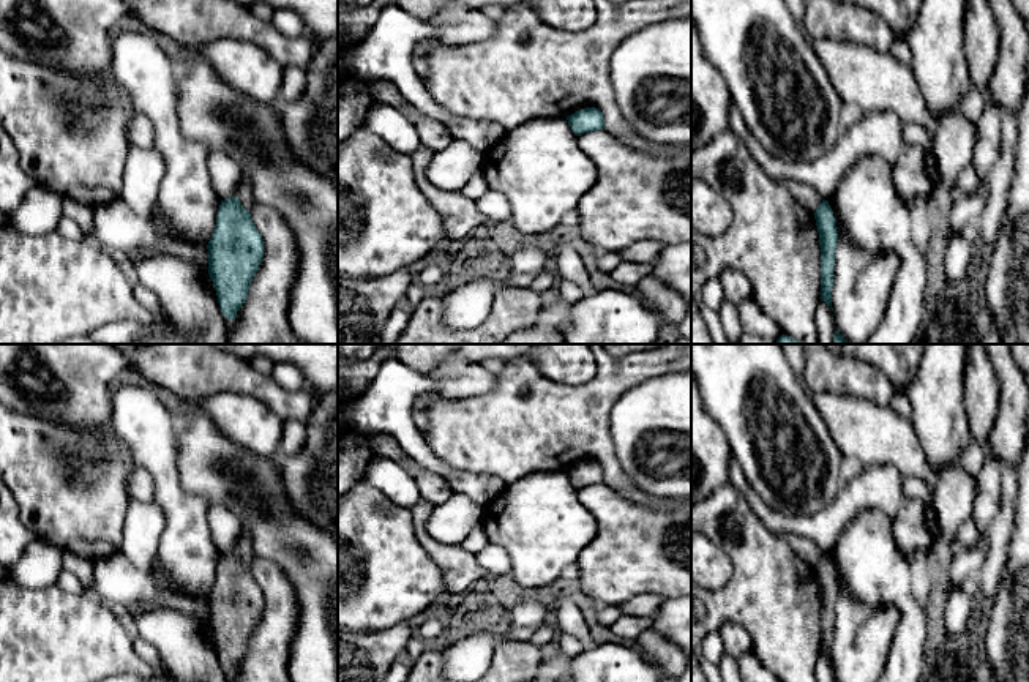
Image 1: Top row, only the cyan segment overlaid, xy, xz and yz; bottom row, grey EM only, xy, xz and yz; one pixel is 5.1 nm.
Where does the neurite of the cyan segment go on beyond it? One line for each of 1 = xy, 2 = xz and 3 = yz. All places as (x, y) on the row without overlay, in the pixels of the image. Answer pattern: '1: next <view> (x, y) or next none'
1: next none
2: next none
3: next none

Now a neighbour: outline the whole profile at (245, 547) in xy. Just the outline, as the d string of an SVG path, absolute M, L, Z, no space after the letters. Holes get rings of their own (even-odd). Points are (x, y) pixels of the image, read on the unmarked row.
M245 532L241 534L235 549L241 556L243 562L251 567L251 562L256 557L256 553L253 551L251 538Z

